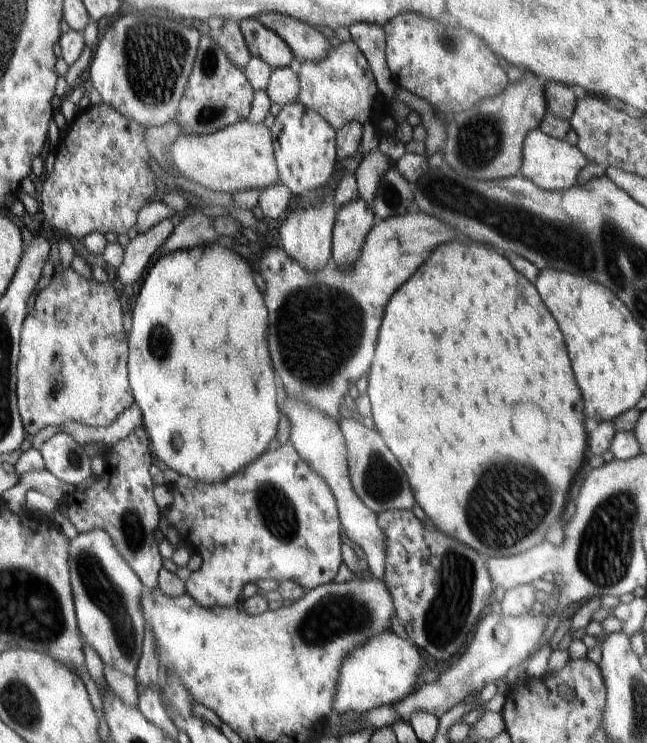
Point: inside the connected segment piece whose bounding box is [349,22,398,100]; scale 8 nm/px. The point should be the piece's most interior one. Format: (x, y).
(369, 38)

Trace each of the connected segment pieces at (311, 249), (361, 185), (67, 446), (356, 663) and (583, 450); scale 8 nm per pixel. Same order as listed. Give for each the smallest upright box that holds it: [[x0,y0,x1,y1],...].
[[280,188,335,272],[355,149,393,208],[39,432,92,487],[332,630,428,716],[365,239,589,556]]

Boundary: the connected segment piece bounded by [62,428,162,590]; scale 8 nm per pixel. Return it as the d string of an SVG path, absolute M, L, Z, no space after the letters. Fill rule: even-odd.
M144 428L134 430L107 448L104 460L104 471L90 483L92 486L87 491L77 490L68 495L62 503L79 534L92 532L94 528L104 530L112 538L112 544L124 562L134 570L142 584L152 590L158 587L162 559L158 552L159 544L154 540L154 531L159 528L160 512L153 498L156 484L149 472L152 458L148 433Z

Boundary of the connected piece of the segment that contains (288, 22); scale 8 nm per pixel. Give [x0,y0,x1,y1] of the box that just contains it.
[256,13,332,62]

